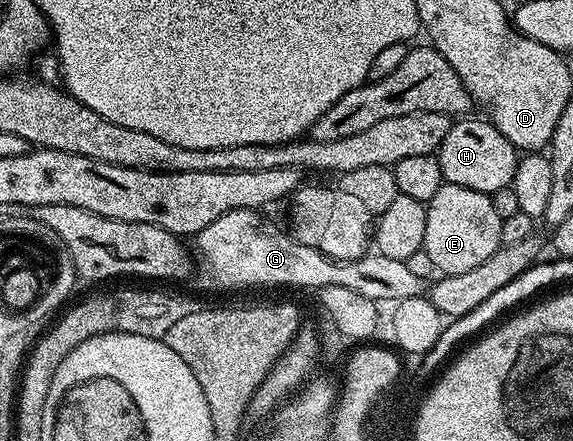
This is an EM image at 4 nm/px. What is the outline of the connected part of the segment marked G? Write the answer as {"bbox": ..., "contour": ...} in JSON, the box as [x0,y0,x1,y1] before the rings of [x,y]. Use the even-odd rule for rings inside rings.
{"bbox":[195,210,425,304],"contour":[[[255,210],[226,212],[218,216],[214,224],[206,224],[206,228],[202,228],[202,232],[195,235],[196,250],[218,281],[225,282],[228,286],[305,286],[313,292],[319,292],[324,286],[341,286],[350,288],[351,291],[358,292],[358,296],[366,296],[377,304],[395,304],[425,293],[425,279],[413,276],[402,260],[390,260],[390,256],[382,256],[379,252],[367,252],[358,259],[340,261],[297,242],[287,229],[279,230],[262,215],[263,213]]]}

